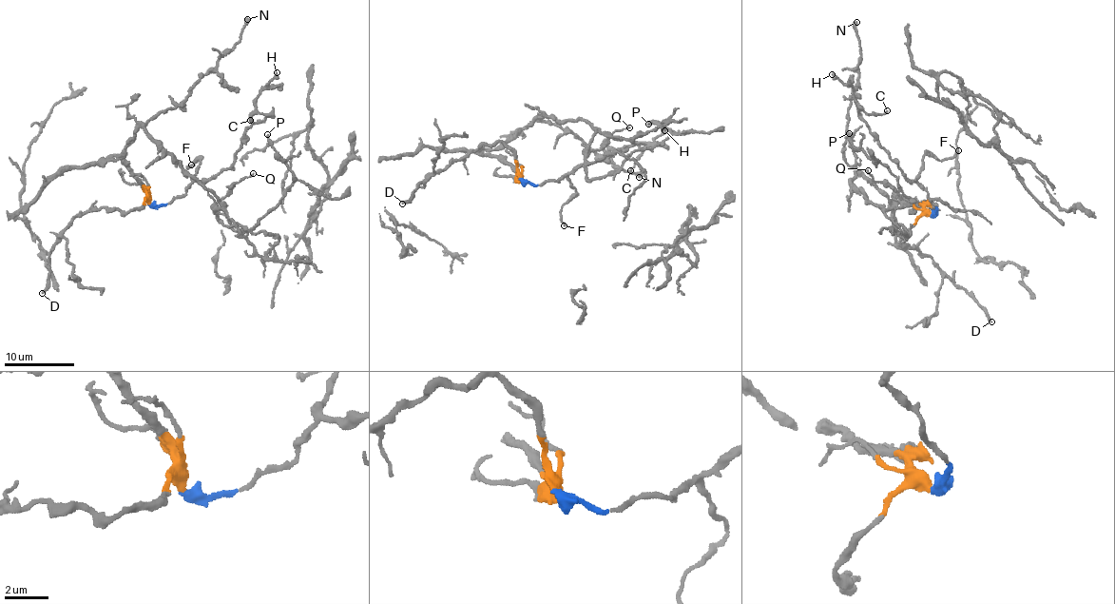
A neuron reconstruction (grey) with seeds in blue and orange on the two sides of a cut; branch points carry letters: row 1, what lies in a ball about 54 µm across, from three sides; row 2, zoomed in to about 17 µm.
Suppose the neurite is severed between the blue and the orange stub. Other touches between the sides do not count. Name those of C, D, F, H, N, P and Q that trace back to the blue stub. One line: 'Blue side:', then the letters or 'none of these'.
Blue side: C, F, H

